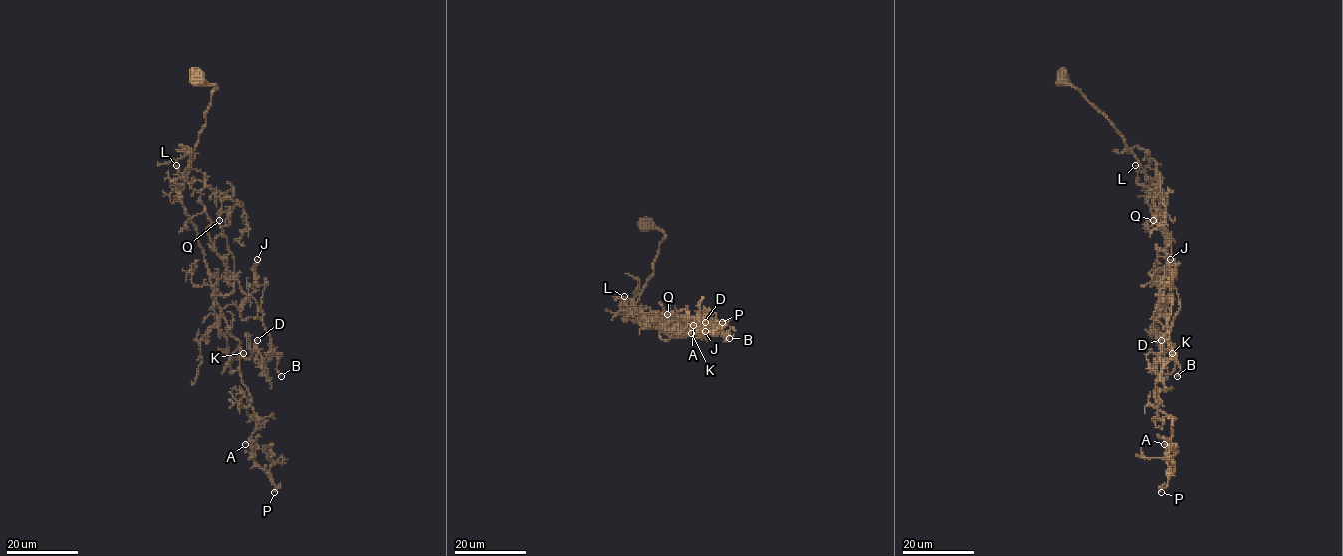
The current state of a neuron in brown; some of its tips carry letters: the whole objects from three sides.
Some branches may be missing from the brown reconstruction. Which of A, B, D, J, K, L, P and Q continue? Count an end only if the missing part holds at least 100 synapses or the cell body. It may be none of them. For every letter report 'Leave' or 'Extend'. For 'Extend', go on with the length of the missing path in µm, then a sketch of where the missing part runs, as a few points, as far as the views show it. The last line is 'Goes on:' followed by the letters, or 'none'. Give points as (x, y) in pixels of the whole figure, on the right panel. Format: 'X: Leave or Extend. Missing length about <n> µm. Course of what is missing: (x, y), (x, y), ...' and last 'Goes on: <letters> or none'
A: Leave
B: Extend. Missing length about 80 µm. Course of what is missing: (1177, 376), (1169, 402), (1167, 449), (1178, 505), (1173, 539), (1149, 552)
D: Leave
J: Leave
K: Leave
L: Leave
P: Leave
Q: Leave
Goes on: B

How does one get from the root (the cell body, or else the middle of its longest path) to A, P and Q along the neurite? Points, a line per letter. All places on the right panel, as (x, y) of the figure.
A: (1062, 80), (1107, 118), (1153, 186), (1147, 202), (1180, 305), (1157, 359), (1156, 402), (1173, 422), (1164, 444)
P: (1062, 80), (1153, 186), (1147, 202), (1180, 305), (1157, 359), (1173, 447), (1161, 492)
Q: (1062, 80), (1107, 118), (1147, 178), (1157, 180), (1157, 191), (1155, 186), (1166, 194), (1166, 208), (1153, 220)

